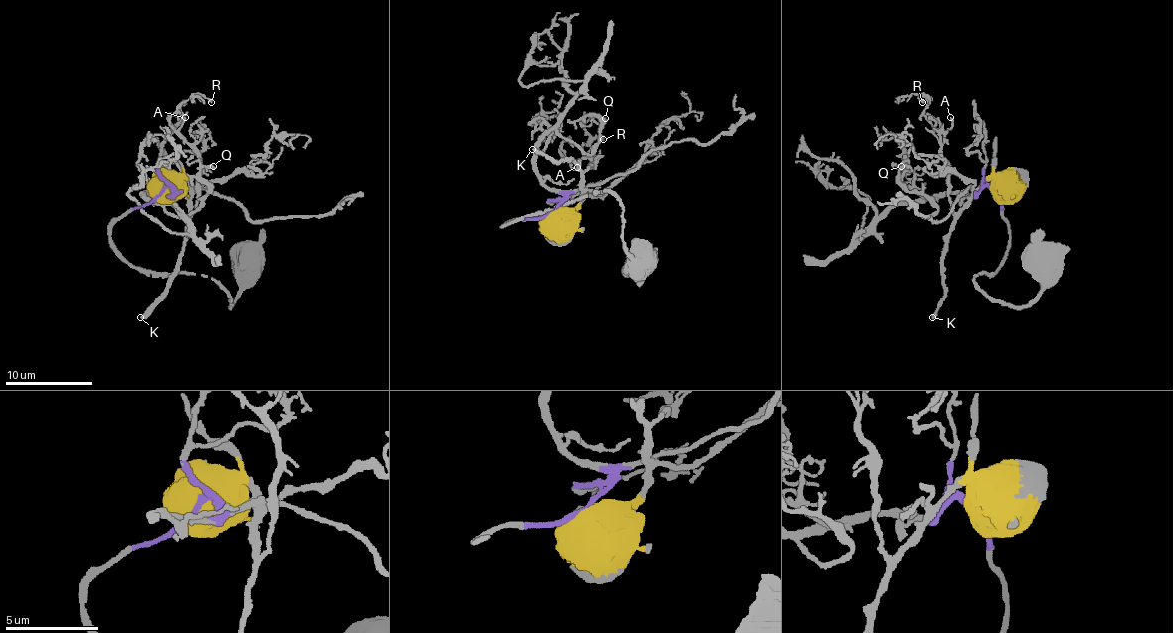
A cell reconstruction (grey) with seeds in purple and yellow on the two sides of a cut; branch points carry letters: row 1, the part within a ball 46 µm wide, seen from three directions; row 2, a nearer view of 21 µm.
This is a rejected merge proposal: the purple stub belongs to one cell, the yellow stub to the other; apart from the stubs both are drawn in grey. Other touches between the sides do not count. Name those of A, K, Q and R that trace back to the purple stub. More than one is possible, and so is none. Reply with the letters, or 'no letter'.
Q

